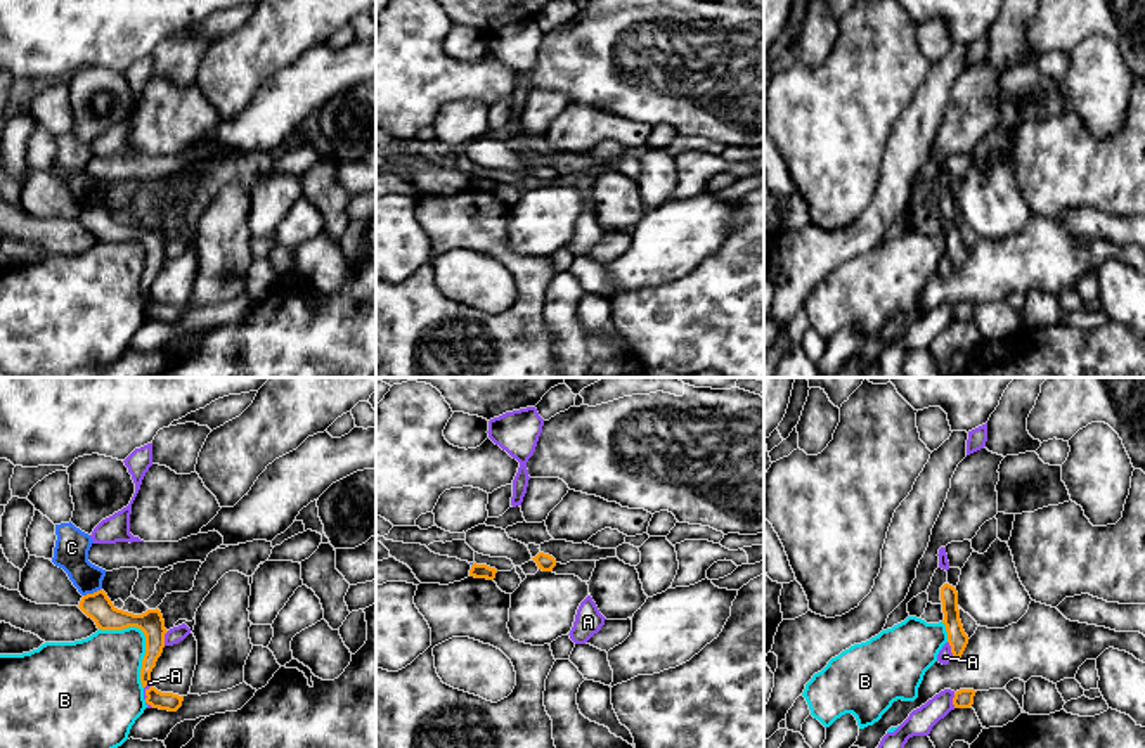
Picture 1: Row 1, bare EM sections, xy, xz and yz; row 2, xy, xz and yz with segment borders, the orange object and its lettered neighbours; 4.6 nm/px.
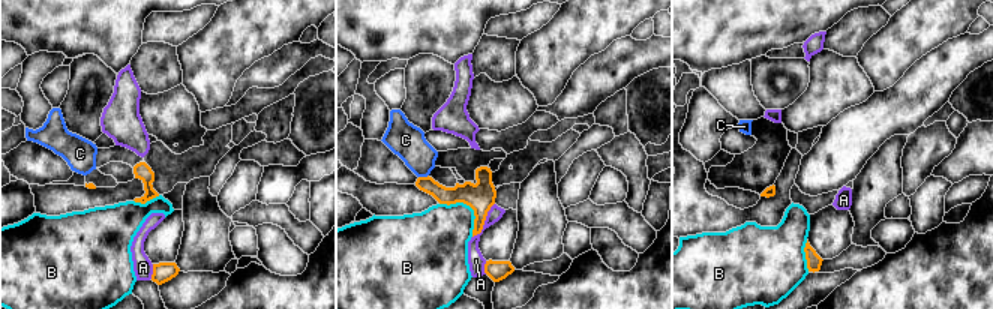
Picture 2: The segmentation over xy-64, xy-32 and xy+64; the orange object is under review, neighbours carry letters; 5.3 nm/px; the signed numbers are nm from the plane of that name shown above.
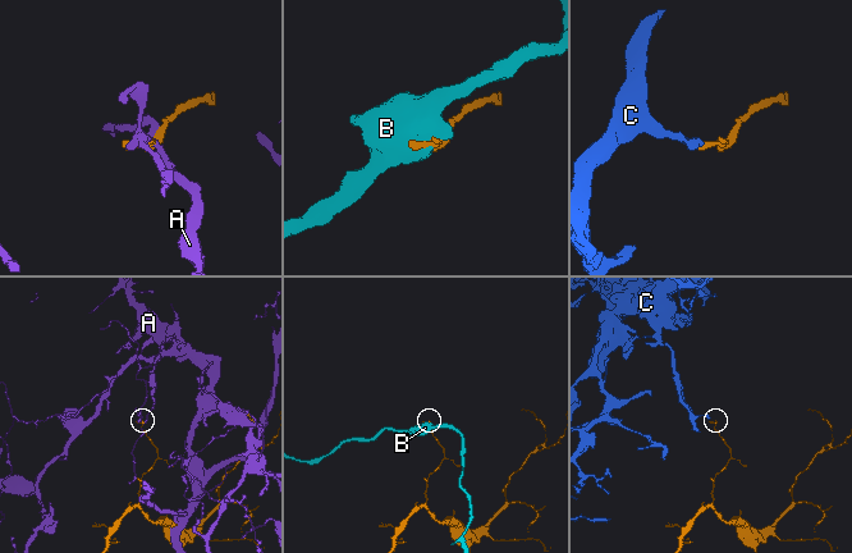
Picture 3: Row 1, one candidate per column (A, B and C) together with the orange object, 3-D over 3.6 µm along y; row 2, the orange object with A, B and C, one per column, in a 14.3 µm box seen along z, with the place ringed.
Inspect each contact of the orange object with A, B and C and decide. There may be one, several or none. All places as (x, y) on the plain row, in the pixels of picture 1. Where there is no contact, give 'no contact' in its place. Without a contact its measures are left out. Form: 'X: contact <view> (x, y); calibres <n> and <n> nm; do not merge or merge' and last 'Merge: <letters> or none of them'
A: contact yz (951, 262); calibres 90 and 70 nm; do not merge
B: contact xy (146, 251); calibres 120 and 340 nm; do not merge
C: contact xy (94, 205); calibres 130 and 160 nm; do not merge
Merge: none of them

